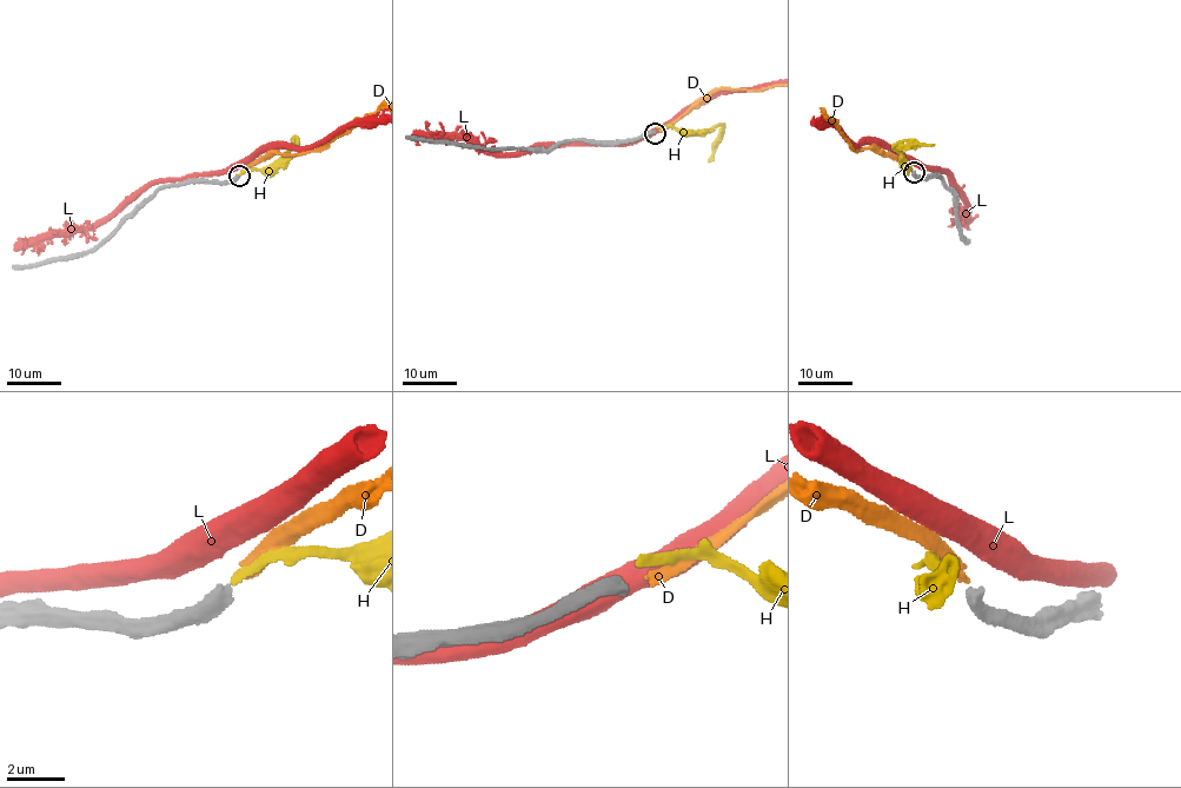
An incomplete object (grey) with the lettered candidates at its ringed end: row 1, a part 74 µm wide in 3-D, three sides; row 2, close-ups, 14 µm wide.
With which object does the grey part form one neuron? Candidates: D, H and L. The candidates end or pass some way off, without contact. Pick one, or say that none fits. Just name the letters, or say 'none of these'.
D

